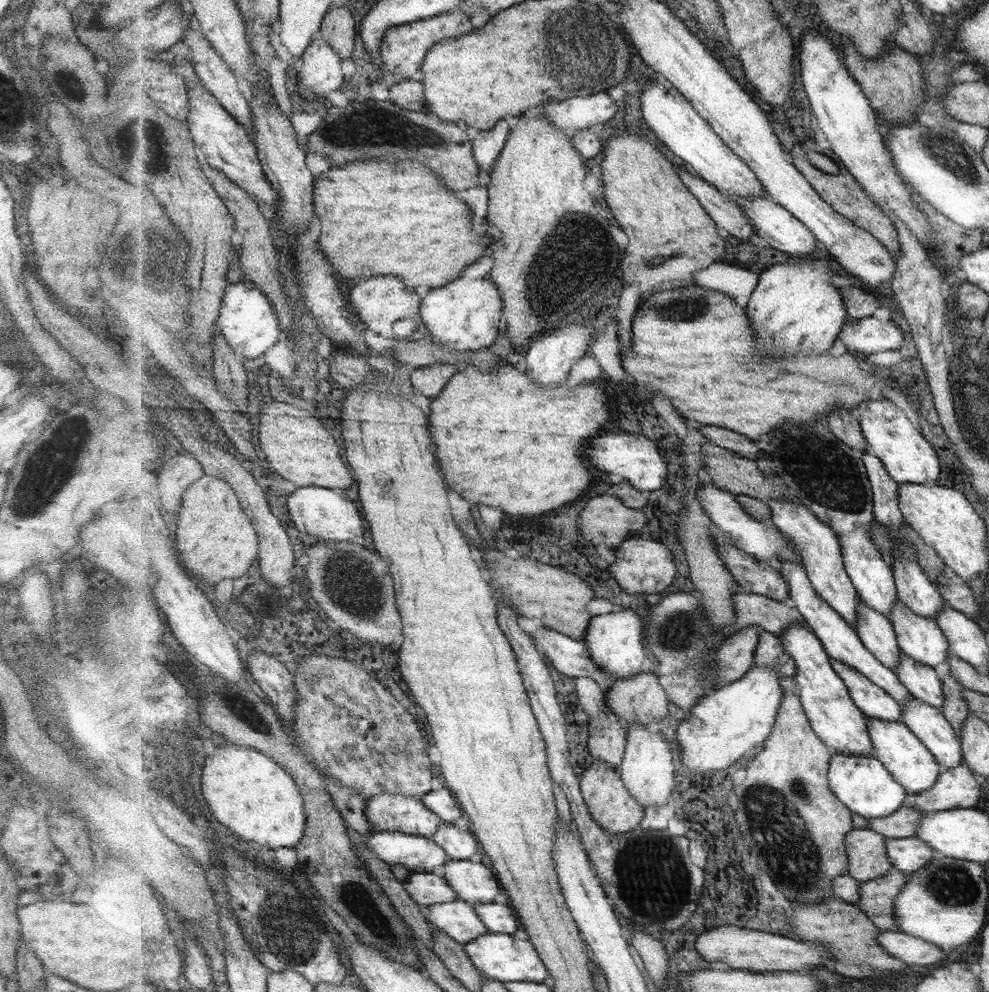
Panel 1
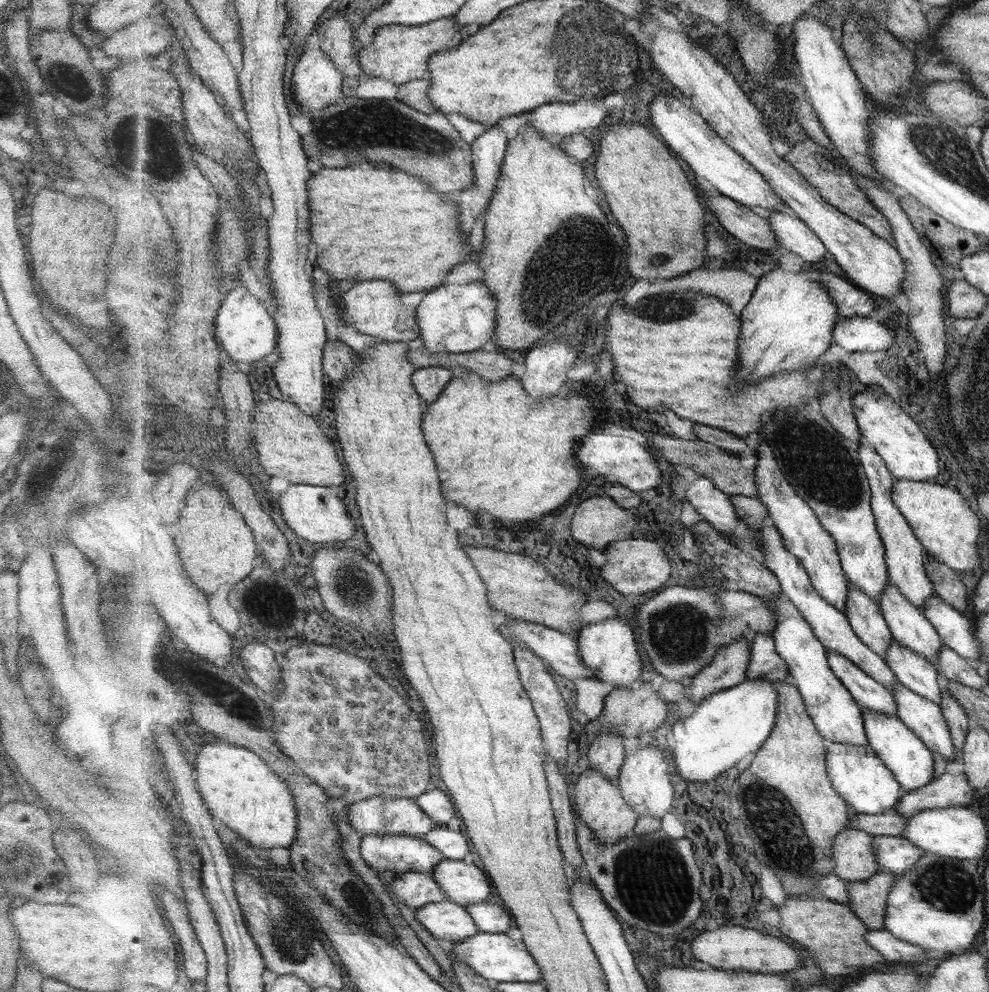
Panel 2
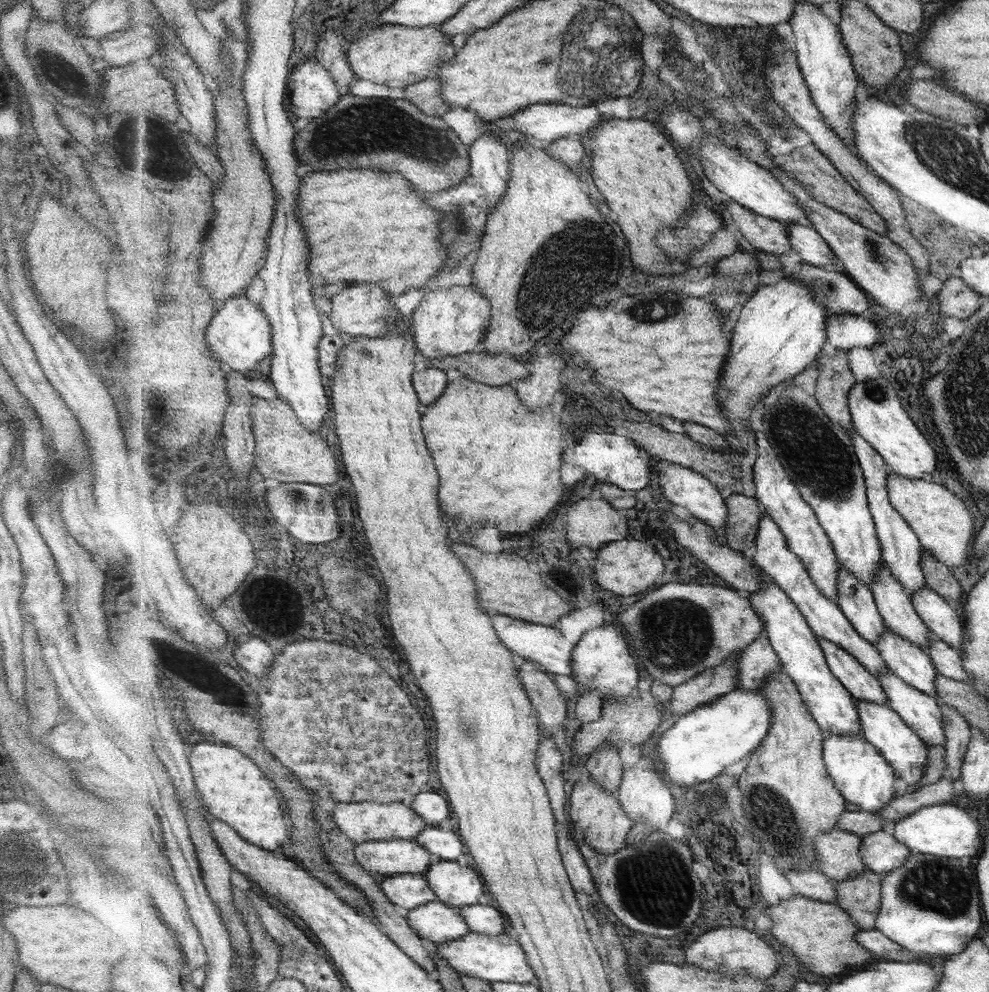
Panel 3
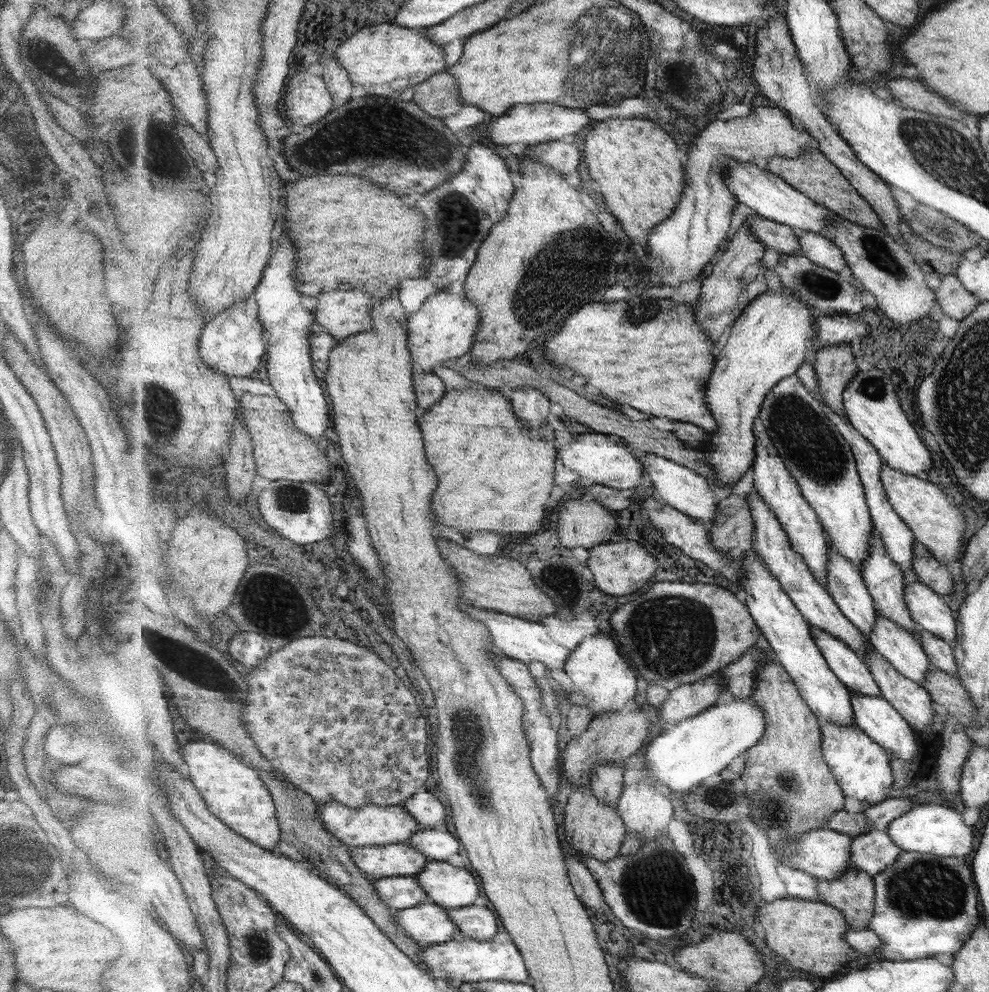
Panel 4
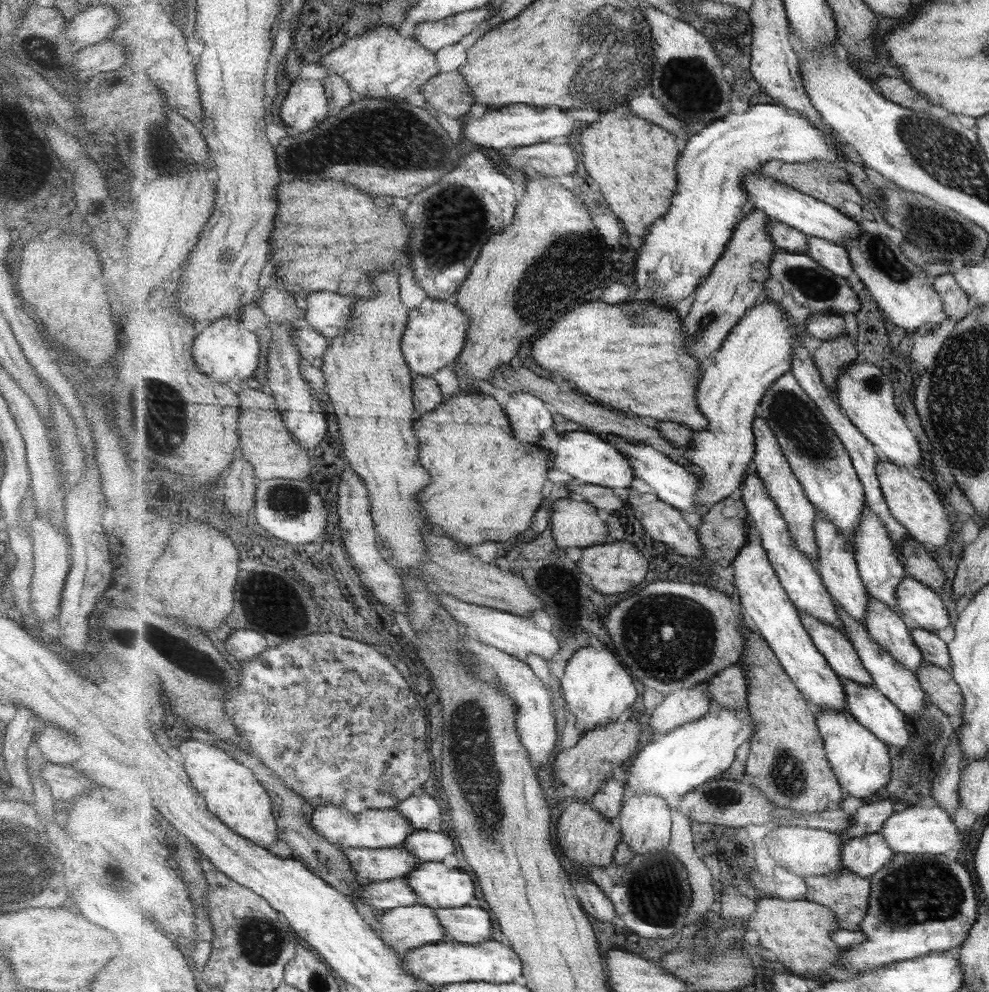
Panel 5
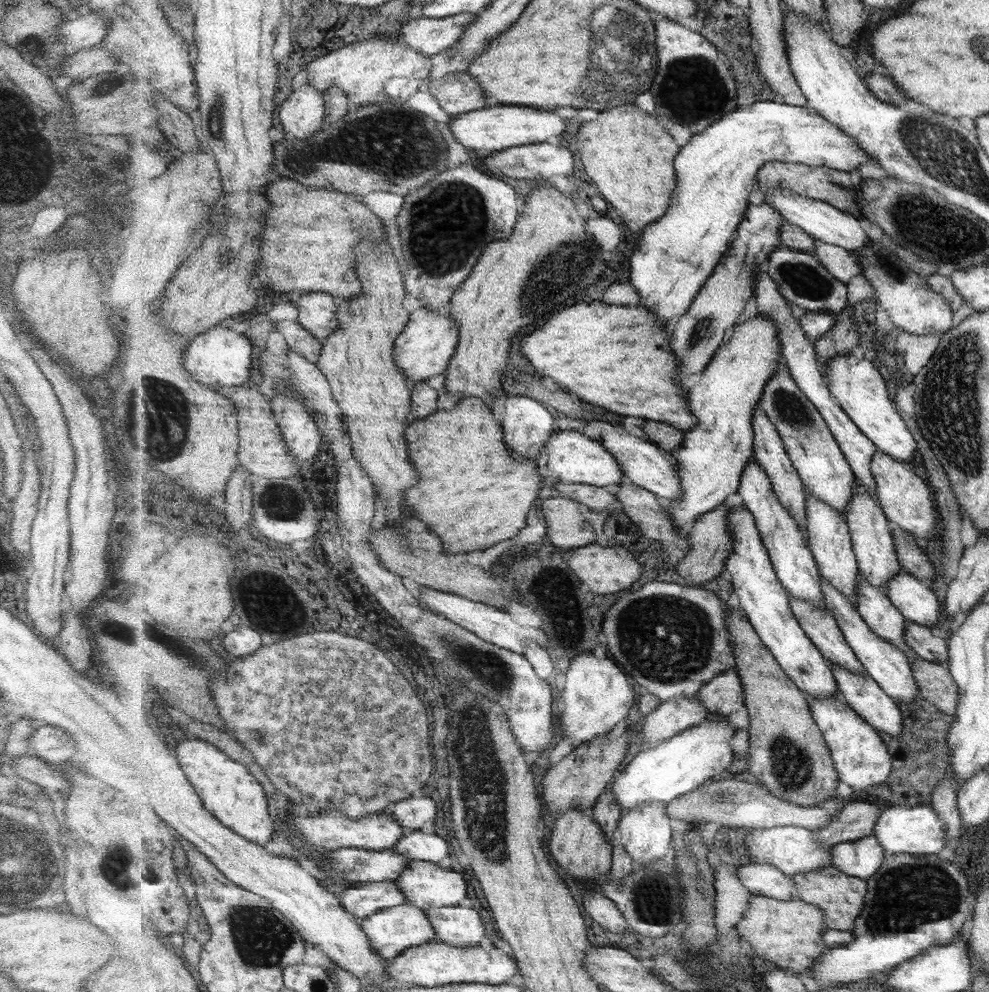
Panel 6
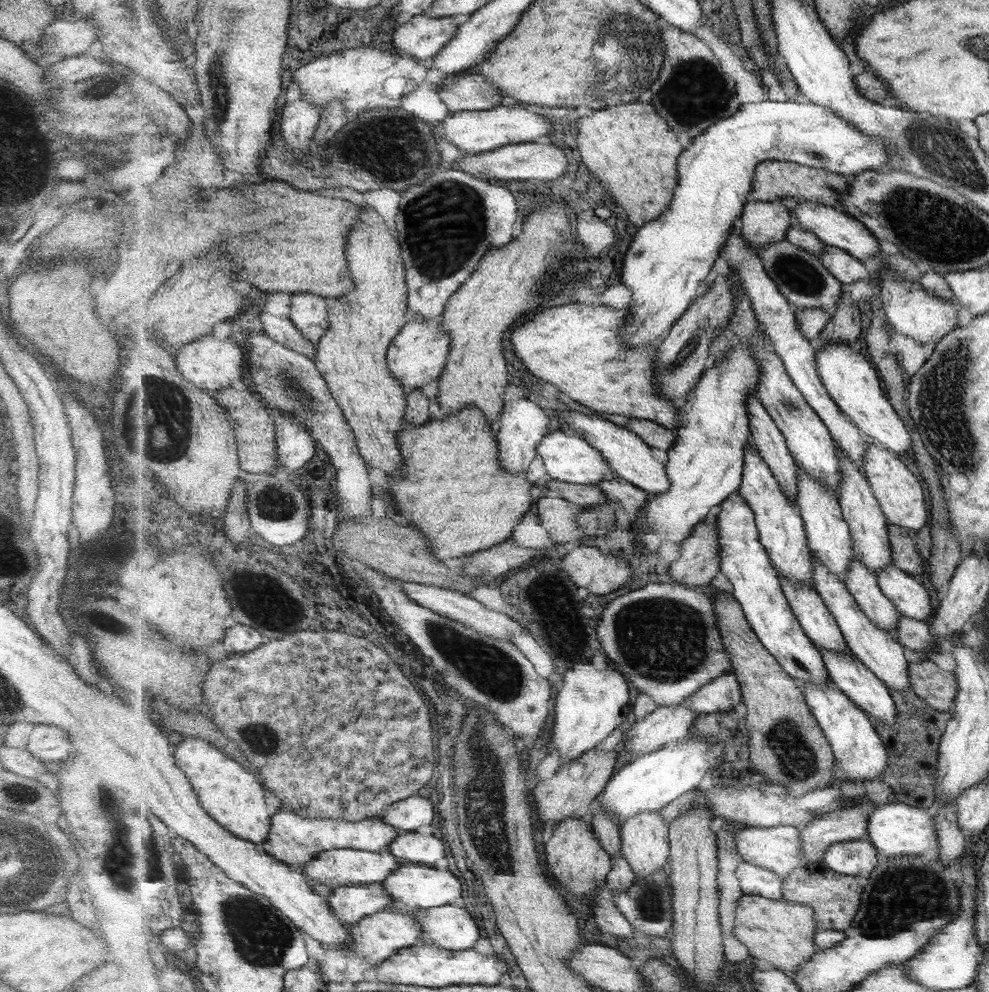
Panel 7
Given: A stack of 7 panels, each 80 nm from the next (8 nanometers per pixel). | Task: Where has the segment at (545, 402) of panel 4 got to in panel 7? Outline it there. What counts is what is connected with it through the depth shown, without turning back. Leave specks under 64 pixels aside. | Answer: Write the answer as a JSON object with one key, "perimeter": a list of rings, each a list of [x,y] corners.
{"perimeter":[[[521,398],[517,401],[507,402],[500,416],[499,430],[496,435],[500,447],[500,465],[505,466],[504,469],[509,470],[511,474],[527,472],[529,465],[539,459],[537,445],[541,444],[546,434],[551,432],[549,431],[549,422],[551,420],[543,408],[539,408],[531,400]]]}

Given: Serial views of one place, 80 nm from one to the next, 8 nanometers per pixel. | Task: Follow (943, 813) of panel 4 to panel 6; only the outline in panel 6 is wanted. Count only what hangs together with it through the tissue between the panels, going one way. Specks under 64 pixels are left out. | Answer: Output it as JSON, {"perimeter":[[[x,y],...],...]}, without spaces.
{"perimeter":[[[883,804],[874,835],[879,844],[893,854],[909,853],[914,855],[939,854],[947,846],[945,823],[932,806],[909,806]]]}

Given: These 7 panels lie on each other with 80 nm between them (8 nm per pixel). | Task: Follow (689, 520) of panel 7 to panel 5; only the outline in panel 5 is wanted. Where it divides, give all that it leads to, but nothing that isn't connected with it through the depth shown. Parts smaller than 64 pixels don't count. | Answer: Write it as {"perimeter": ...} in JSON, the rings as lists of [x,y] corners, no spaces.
{"perimeter":[[[770,298],[766,302],[761,300],[737,323],[714,358],[708,358],[703,364],[705,368],[700,380],[701,386],[696,388],[696,397],[699,398],[698,406],[708,418],[709,424],[708,429],[693,433],[691,446],[686,454],[686,458],[690,460],[690,464],[693,464],[693,469],[700,478],[696,502],[703,508],[712,507],[729,498],[735,490],[742,488],[745,472],[756,457],[756,435],[753,434],[753,422],[759,415],[760,404],[764,401],[764,395],[768,393],[769,387],[792,369],[798,339],[797,329],[802,327],[795,324],[793,318],[787,316],[779,302],[774,302]]]}

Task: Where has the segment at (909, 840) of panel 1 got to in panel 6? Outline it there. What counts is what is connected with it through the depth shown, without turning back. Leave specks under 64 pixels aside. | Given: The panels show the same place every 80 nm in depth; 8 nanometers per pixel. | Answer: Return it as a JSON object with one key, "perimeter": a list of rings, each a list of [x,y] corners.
{"perimeter":[[[874,834],[861,840],[842,842],[832,848],[832,869],[868,879],[883,866],[885,853]]]}

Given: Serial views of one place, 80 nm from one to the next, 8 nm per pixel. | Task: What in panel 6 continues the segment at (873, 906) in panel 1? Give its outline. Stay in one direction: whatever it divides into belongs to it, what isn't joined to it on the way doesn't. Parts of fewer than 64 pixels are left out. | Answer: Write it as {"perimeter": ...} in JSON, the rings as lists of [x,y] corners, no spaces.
{"perimeter":[[[812,870],[794,874],[796,886],[795,898],[808,902],[824,910],[825,926],[830,930],[855,930],[857,917],[860,916],[865,906],[865,895],[868,893],[868,882],[858,876],[849,876],[841,870]]]}

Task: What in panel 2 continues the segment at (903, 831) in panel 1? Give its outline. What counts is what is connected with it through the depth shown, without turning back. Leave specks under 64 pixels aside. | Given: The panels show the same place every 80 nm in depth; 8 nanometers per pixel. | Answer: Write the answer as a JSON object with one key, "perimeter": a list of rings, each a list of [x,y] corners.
{"perimeter":[[[887,812],[881,814],[856,813],[850,817],[854,828],[864,830],[867,834],[902,836],[911,816],[903,816],[898,812]]]}

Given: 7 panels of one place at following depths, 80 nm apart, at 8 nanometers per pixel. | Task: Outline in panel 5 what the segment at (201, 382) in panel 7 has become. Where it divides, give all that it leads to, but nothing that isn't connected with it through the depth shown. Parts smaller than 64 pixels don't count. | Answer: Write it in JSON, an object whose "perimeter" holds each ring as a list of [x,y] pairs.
{"perimeter":[[[240,313],[223,317],[221,320],[217,320],[205,328],[196,336],[192,349],[196,365],[200,367],[200,371],[208,374],[215,382],[220,382],[221,384],[229,384],[231,380],[236,380],[239,383],[242,380],[245,381],[247,378],[253,377],[255,370],[259,368],[259,362],[261,362],[261,344],[259,344],[259,338],[254,332],[241,327]]]}

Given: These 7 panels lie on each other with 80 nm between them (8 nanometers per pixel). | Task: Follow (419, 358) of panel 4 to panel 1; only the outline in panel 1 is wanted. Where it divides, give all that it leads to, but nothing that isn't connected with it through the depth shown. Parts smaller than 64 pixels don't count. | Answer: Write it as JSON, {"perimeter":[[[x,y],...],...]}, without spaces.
{"perimeter":[[[460,276],[447,286],[433,288],[422,300],[420,308],[420,316],[428,326],[433,342],[451,350],[489,348],[504,331],[505,302],[498,286],[488,277],[477,280]]]}

